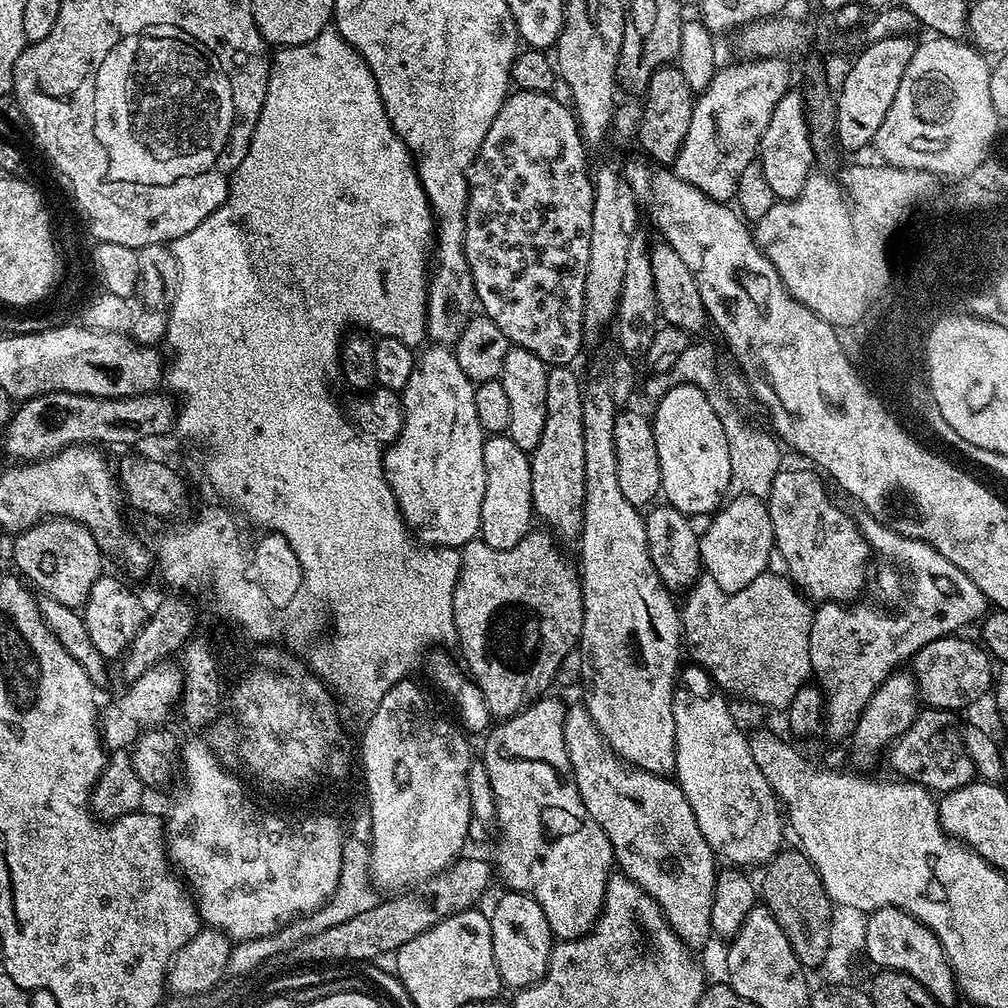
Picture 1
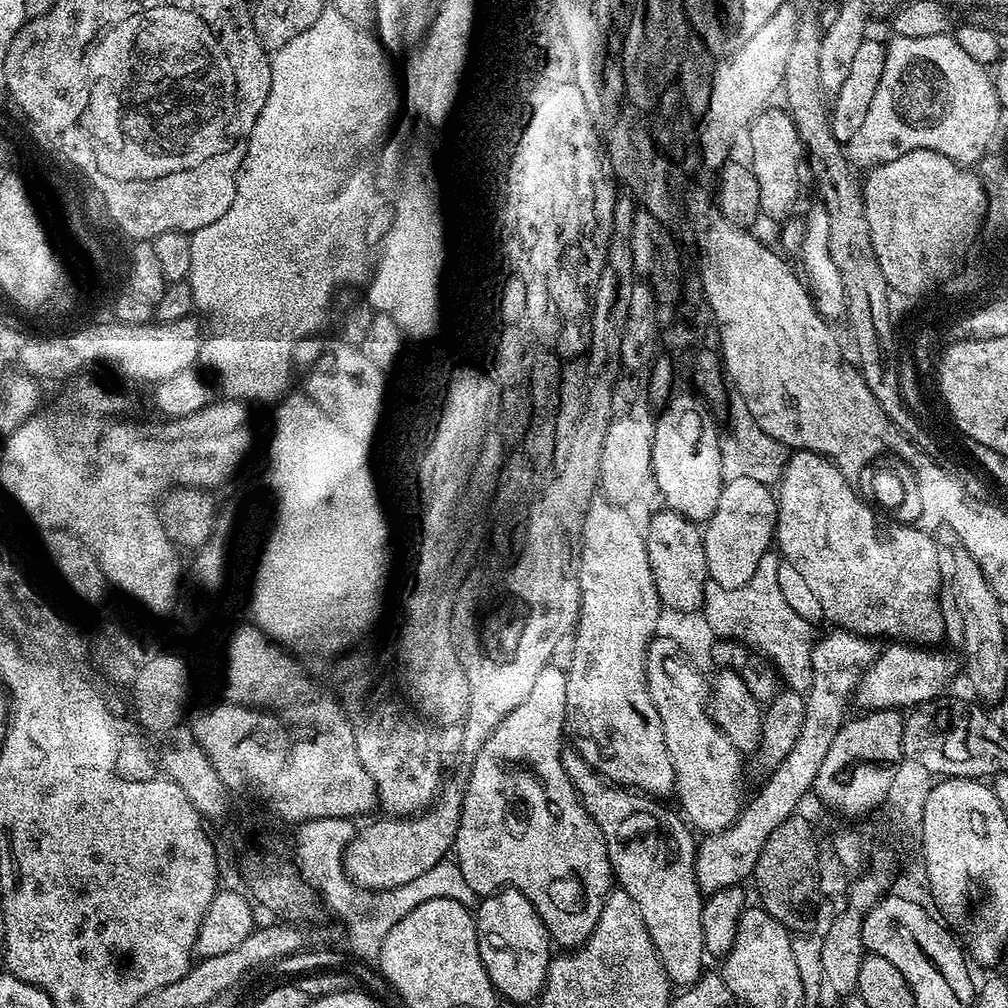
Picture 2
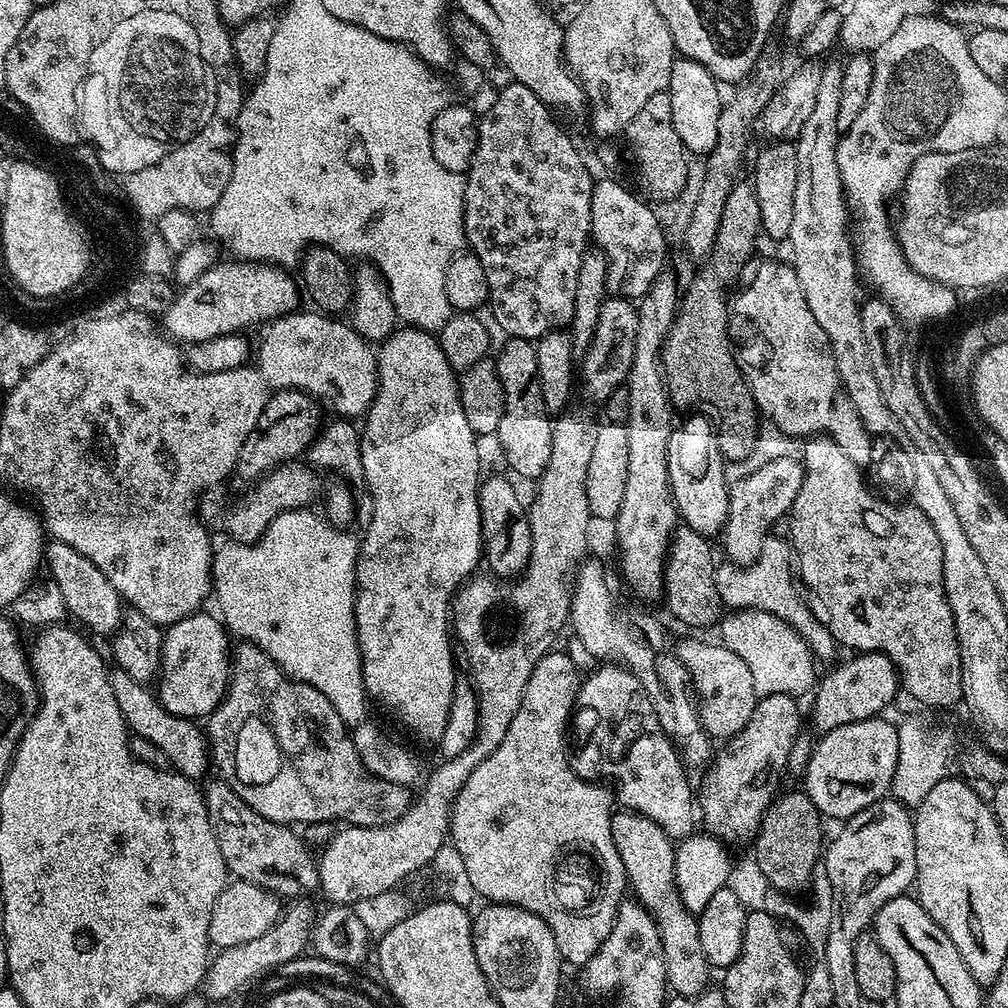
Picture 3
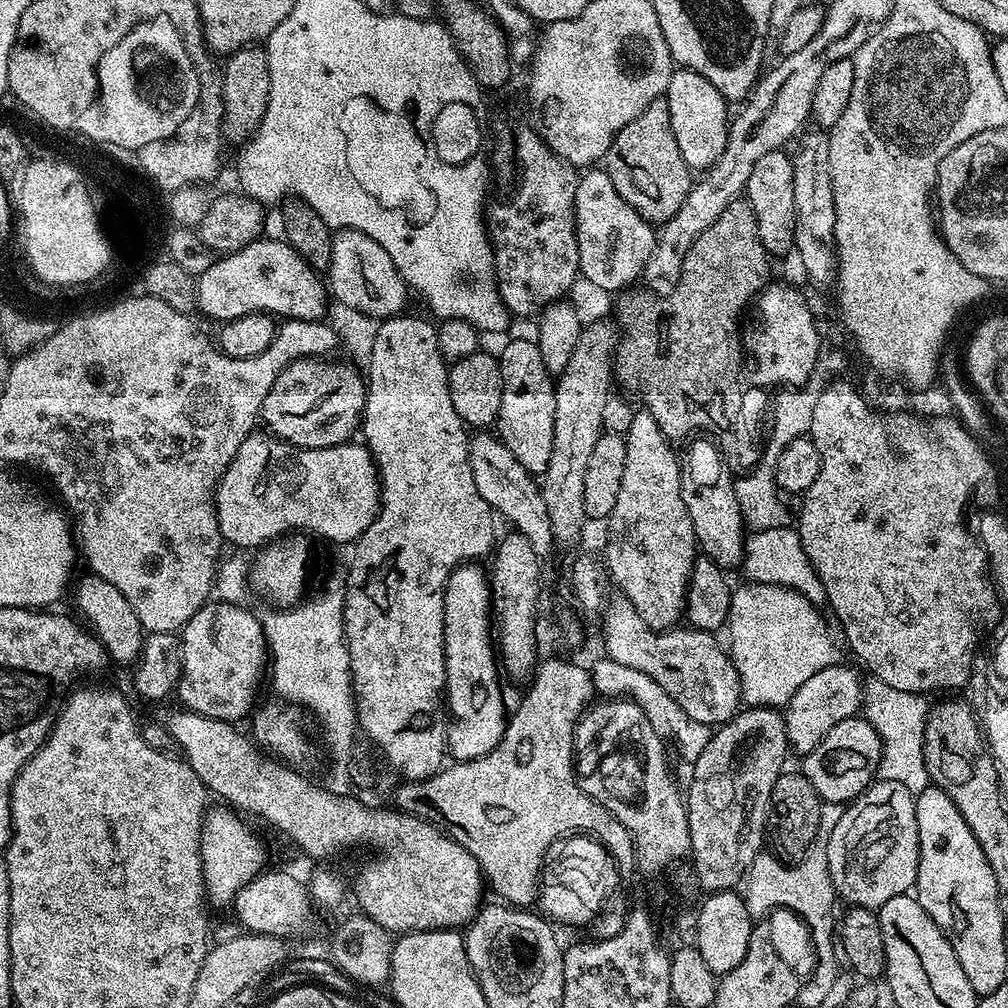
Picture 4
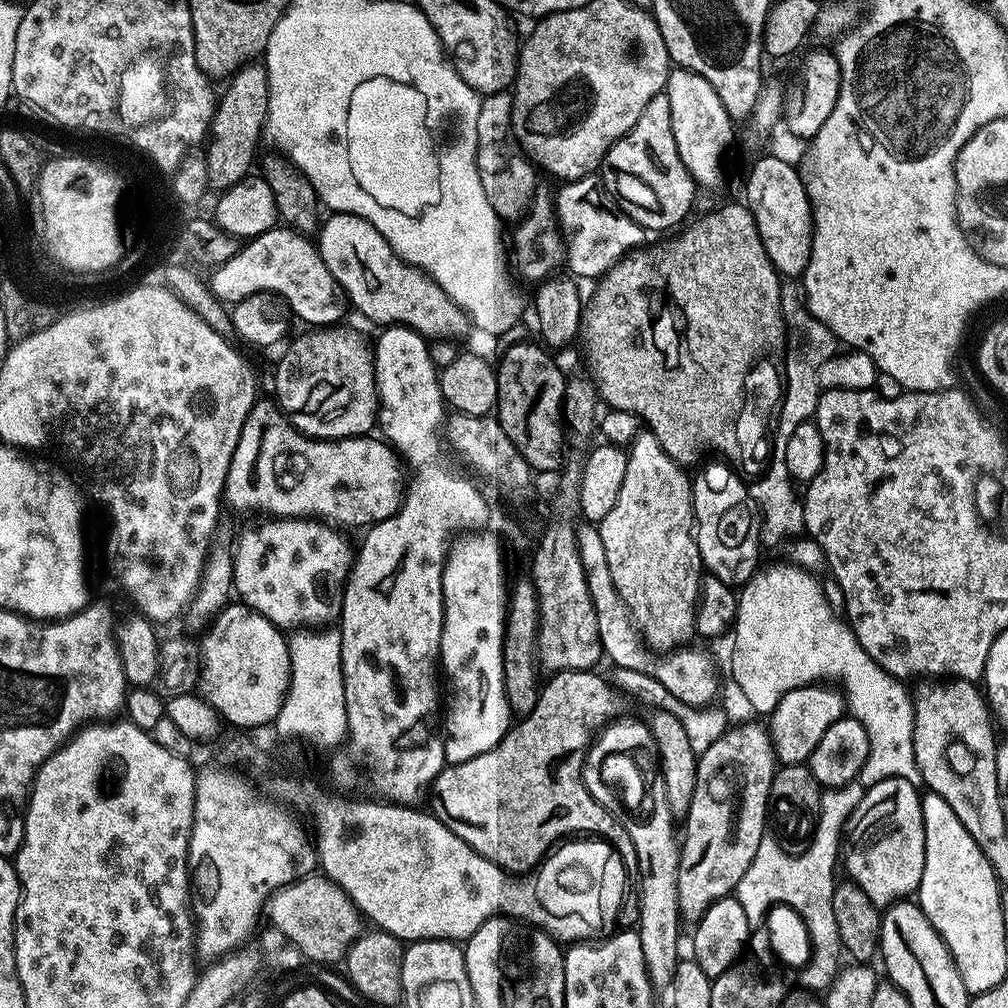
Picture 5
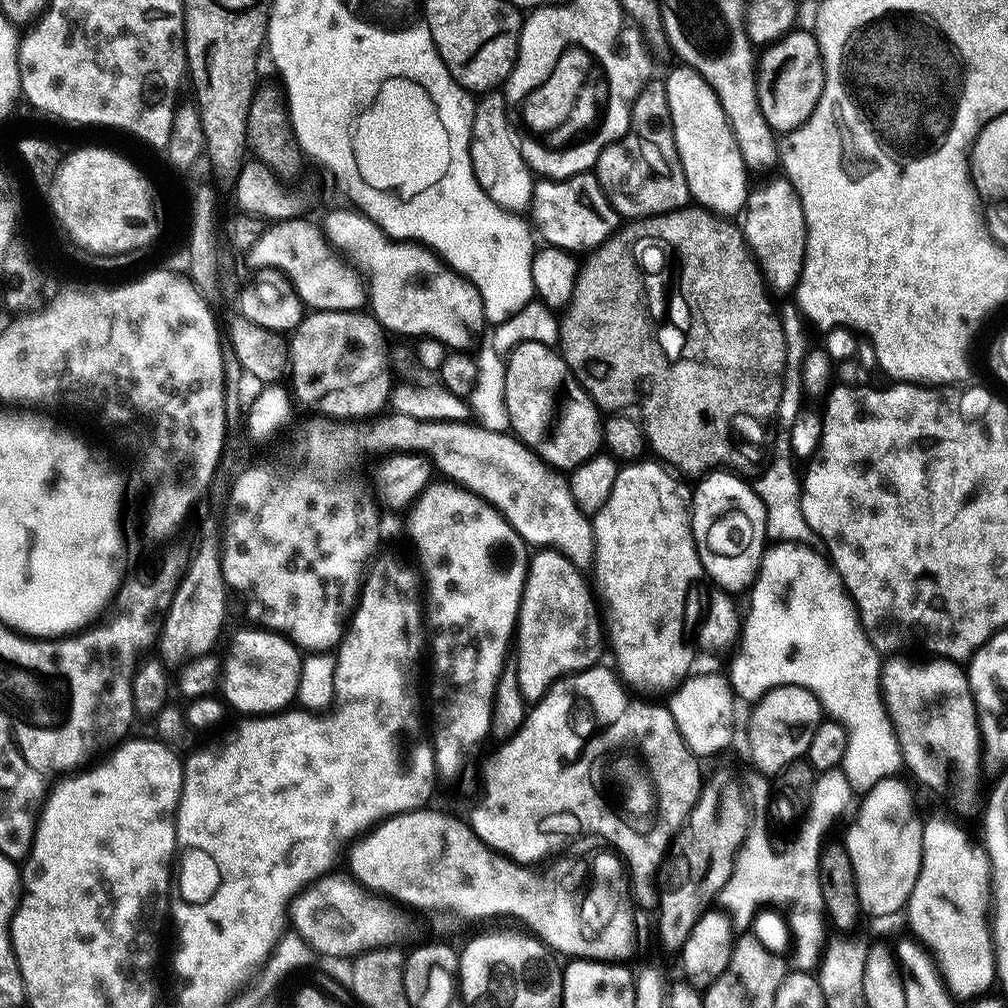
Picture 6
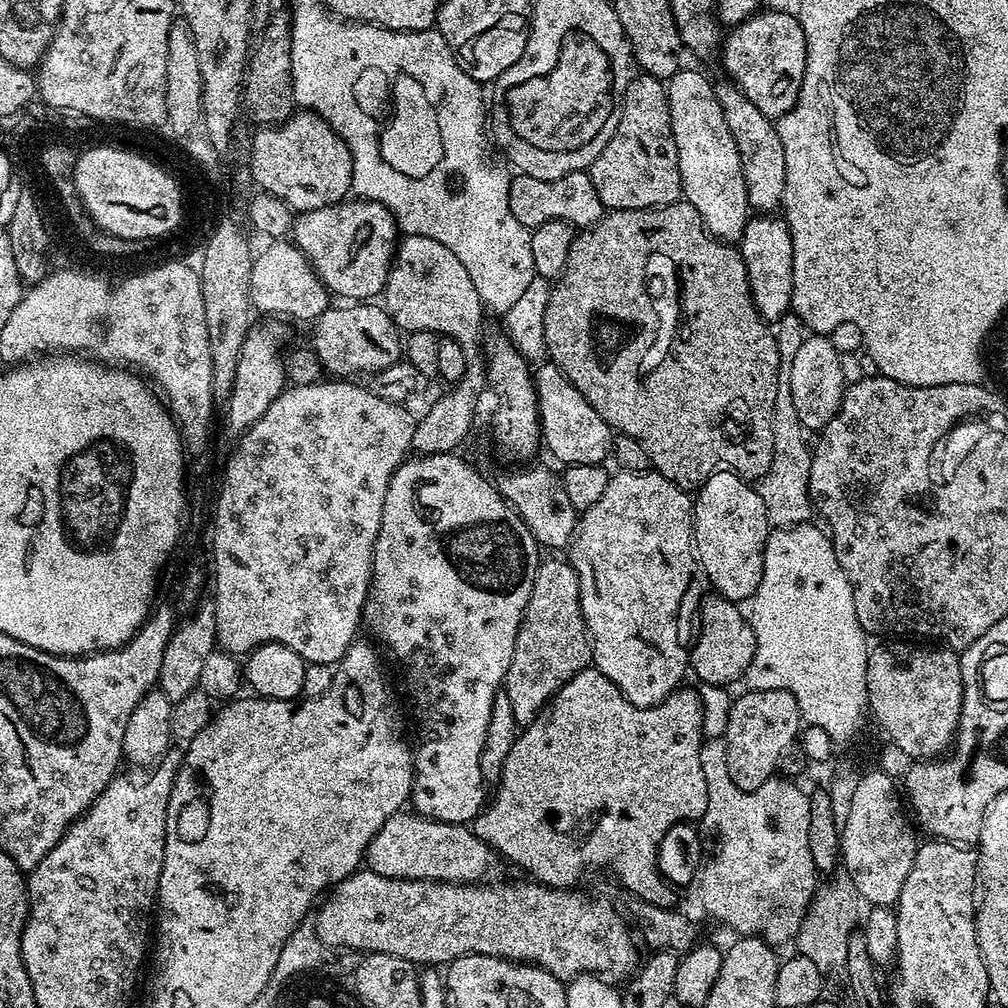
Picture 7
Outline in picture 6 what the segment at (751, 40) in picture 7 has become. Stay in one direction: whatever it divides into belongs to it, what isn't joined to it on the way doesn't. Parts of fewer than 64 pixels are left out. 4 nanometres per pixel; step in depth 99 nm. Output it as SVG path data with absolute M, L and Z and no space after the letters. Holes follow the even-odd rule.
M793 30L767 45L758 56L756 89L758 102L762 106L762 118L772 127L773 132L793 132L806 122L814 110L819 96L816 94L816 59L820 47L811 31Z

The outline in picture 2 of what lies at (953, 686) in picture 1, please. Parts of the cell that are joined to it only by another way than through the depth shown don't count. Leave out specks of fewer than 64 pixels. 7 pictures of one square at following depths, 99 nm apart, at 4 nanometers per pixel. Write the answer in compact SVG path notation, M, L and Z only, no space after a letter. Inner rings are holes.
M892 642L888 649L881 651L876 661L864 672L854 693L855 703L861 704L861 709L875 710L878 708L894 708L897 710L911 710L918 704L924 704L928 700L935 700L949 691L948 683L956 676L956 660L948 652L936 652L932 646L917 646L903 642Z

